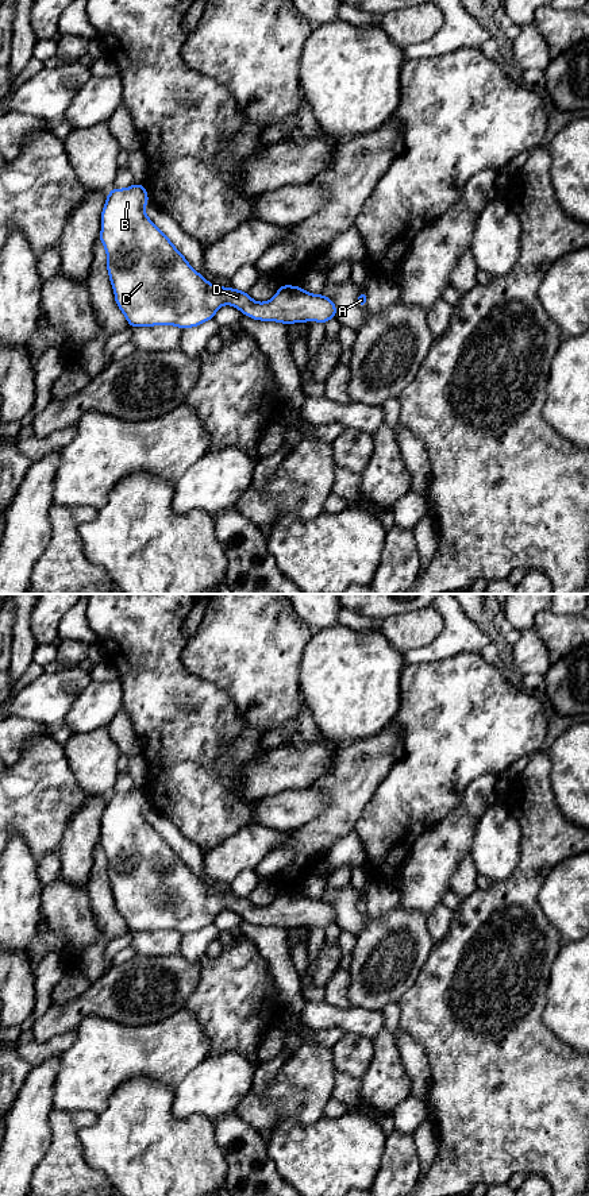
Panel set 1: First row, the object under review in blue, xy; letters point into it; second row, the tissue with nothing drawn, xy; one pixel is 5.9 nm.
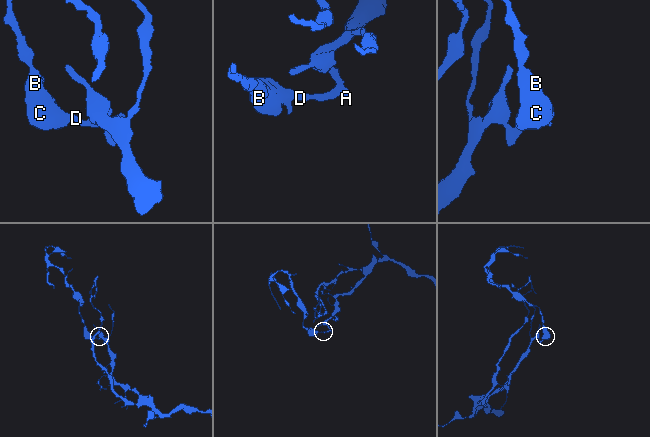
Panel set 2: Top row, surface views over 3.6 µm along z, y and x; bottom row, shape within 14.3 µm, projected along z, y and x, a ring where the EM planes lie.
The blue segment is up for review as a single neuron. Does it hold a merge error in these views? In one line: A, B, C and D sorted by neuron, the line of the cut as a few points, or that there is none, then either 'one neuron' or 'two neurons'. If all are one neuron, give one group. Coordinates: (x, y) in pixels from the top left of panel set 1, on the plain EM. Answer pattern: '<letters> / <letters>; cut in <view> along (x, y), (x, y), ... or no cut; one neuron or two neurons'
A B C D; no cut; one neuron

